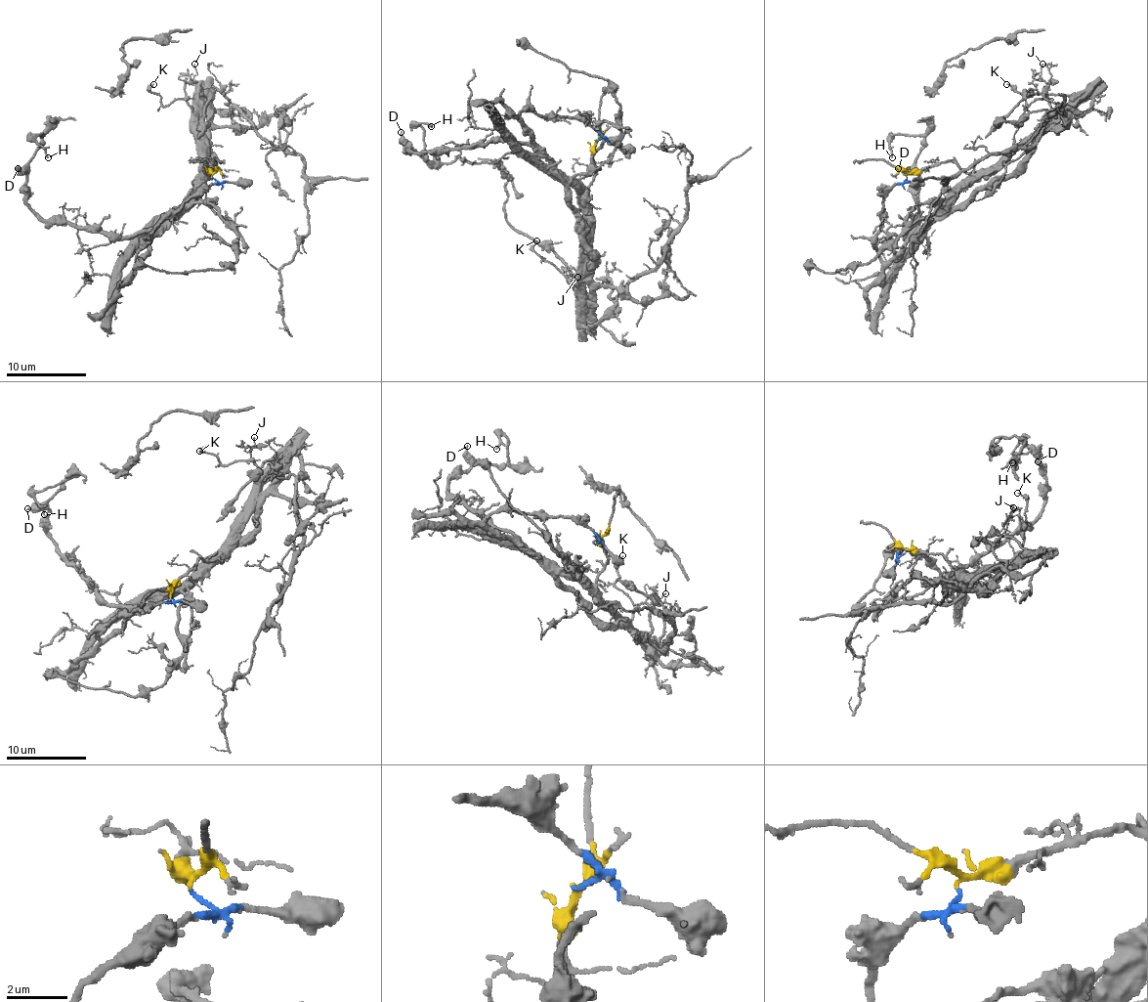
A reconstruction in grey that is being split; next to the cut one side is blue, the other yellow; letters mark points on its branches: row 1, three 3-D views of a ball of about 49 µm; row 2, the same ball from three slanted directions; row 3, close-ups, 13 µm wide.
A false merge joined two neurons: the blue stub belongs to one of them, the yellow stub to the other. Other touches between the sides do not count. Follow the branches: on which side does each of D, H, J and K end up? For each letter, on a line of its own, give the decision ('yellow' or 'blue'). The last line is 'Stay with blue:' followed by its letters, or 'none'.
D: blue
H: blue
J: yellow
K: yellow
Stay with blue: D, H

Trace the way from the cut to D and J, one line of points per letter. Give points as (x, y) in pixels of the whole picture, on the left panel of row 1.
D: (211, 177), (138, 261), (148, 231), (48, 225), (19, 169)
J: (211, 175), (207, 161), (205, 173), (205, 135), (191, 111), (180, 77), (191, 73), (195, 75), (193, 64)

